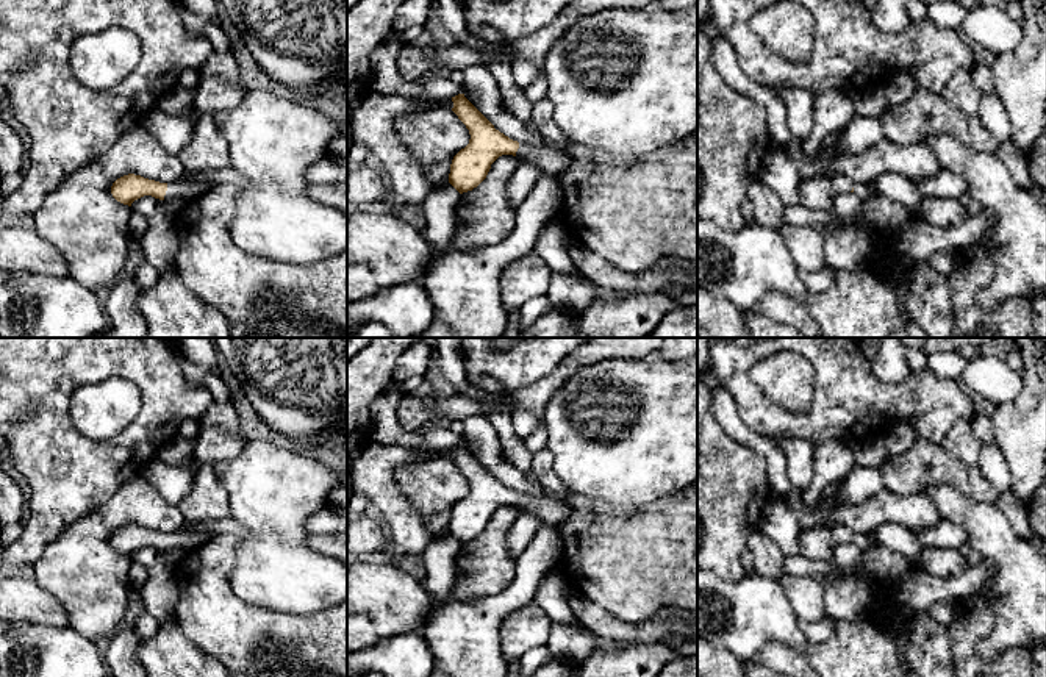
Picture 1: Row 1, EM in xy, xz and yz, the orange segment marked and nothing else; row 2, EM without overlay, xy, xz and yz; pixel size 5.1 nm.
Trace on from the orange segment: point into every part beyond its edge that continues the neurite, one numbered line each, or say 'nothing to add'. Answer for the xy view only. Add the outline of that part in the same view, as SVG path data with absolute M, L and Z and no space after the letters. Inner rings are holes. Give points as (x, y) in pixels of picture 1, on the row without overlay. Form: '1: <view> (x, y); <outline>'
1: xy (188, 541); M167 533L167 541L164 549L180 547L184 552L194 550L208 541L211 536L203 533Z

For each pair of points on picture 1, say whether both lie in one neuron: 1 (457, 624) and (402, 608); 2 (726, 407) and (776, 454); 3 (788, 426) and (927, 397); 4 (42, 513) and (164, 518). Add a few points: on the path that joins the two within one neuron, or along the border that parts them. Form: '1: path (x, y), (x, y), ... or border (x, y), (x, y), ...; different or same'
1: border (435, 604), (418, 630); different
2: path (732, 421), (749, 438), (762, 444); same
3: path (823, 421), (846, 405), (876, 405), (893, 401); same
4: border (116, 493), (97, 508), (74, 521), (57, 537); different

